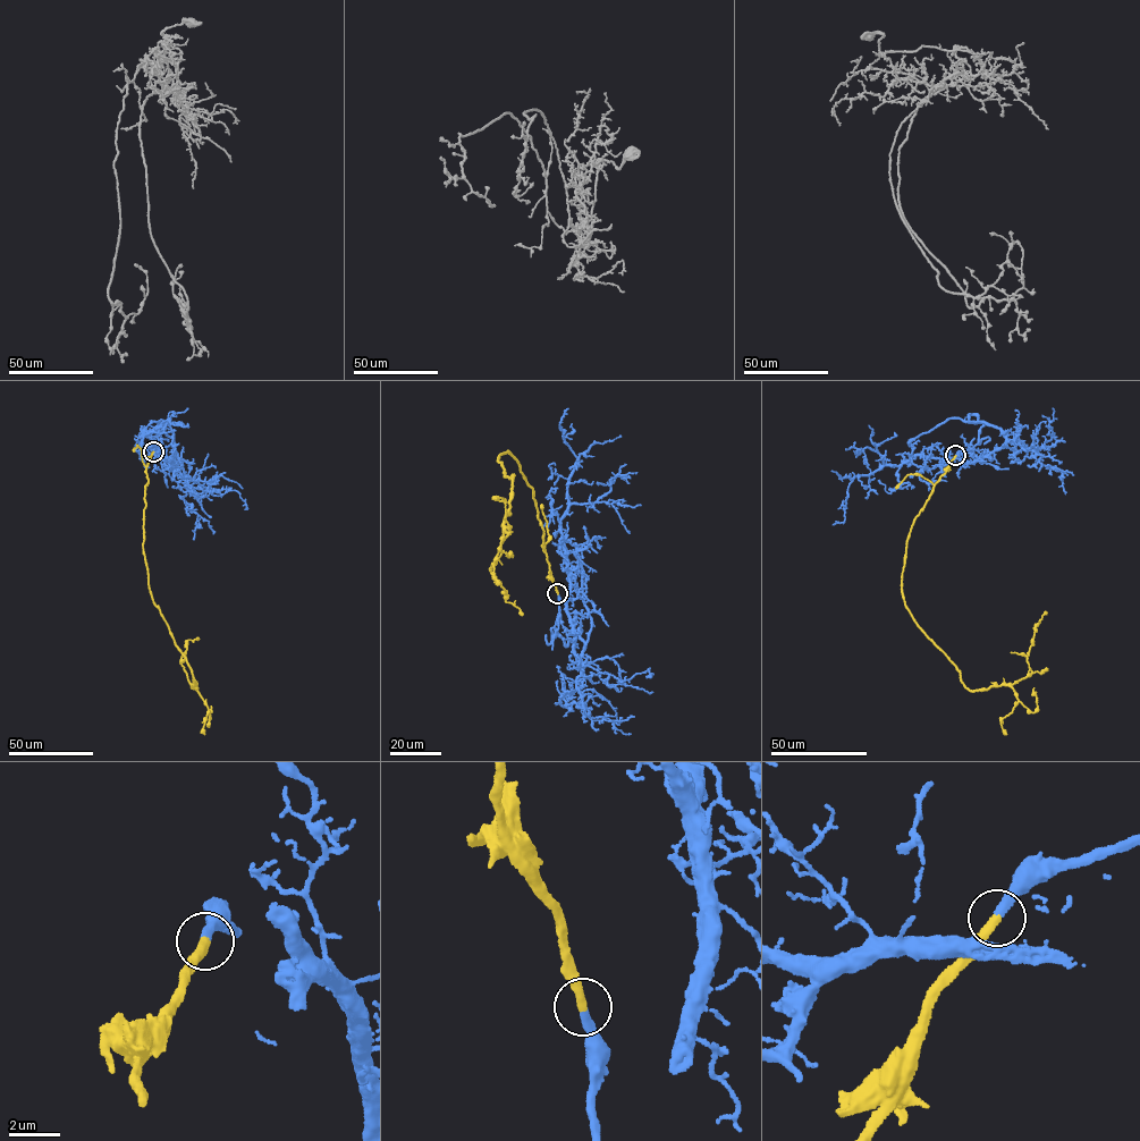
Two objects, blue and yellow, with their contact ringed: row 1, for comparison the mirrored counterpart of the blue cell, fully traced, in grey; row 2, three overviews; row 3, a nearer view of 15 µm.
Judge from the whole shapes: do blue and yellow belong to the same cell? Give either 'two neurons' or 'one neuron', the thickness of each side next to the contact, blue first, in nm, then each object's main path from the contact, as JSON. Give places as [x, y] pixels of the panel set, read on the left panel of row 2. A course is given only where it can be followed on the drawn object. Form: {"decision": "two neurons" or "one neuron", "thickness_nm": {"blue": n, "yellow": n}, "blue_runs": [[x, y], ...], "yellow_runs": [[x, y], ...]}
{"decision": "one neuron", "thickness_nm": {"blue": 360, "yellow": 380}, "blue_runs": [[153, 451], [174, 470], [149, 436], [143, 436], [144, 431], [142, 461], [149, 467]], "yellow_runs": [[153, 451], [146, 467], [143, 509], [149, 585], [196, 690], [180, 660], [186, 640], [199, 639]]}

